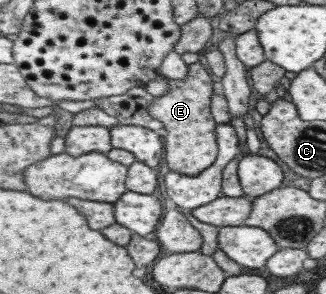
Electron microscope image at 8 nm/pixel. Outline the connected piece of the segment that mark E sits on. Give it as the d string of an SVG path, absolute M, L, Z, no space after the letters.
M192 63L187 65L187 79L179 81L179 79L167 80L167 91L163 96L154 98L151 106L147 107L147 112L153 118L163 124L164 137L163 143L163 159L167 167L178 174L193 177L207 169L215 161L217 153L217 142L215 142L215 121L209 113L209 104L211 100L211 79L207 71L201 63Z

